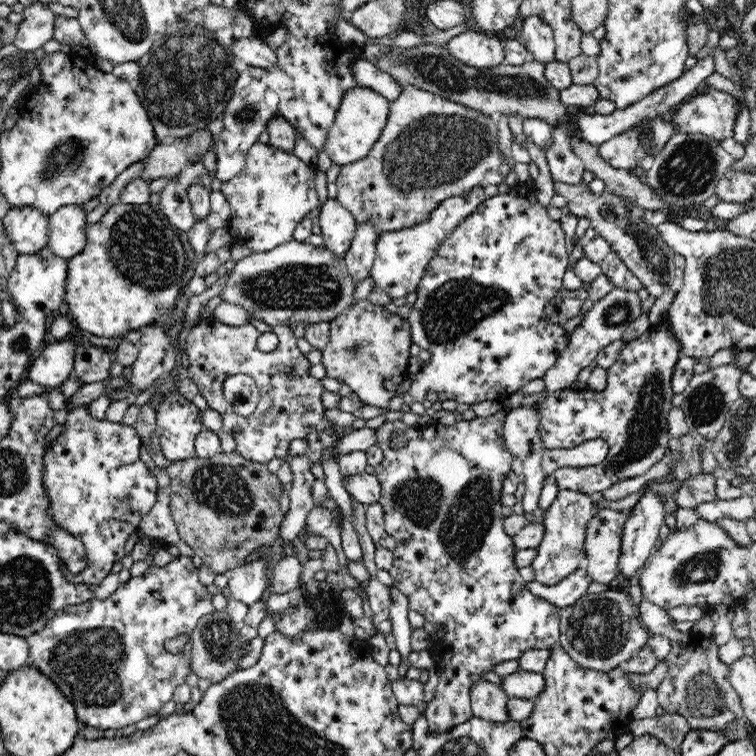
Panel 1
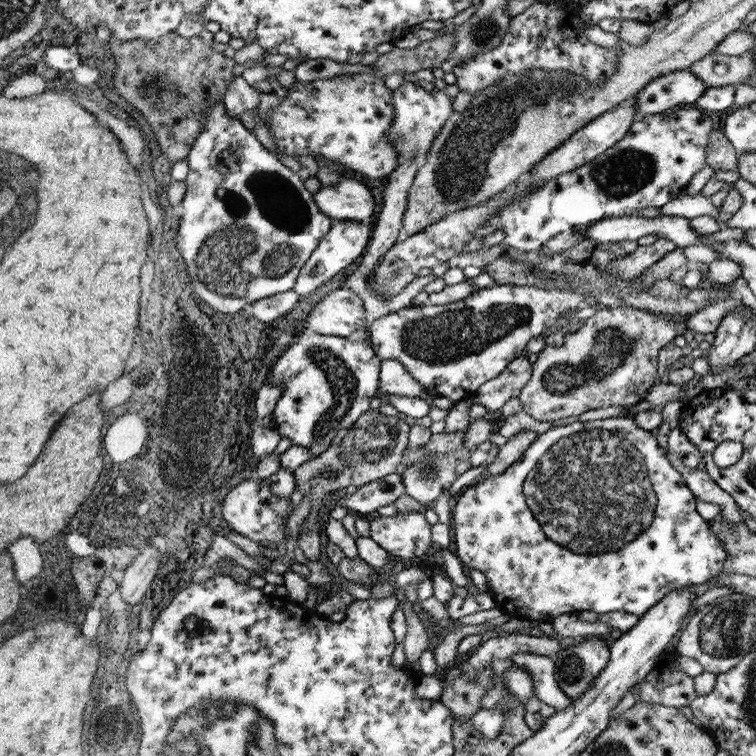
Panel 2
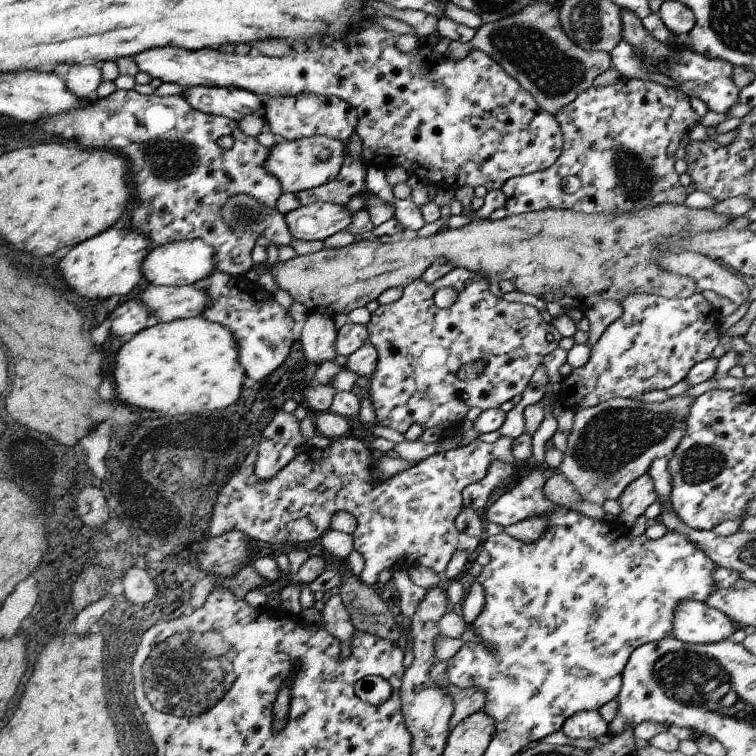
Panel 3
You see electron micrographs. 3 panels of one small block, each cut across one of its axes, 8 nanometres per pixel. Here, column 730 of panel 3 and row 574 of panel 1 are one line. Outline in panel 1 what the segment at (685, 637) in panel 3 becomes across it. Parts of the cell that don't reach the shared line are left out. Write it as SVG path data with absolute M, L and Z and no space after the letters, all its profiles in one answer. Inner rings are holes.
M644 490L644 496L635 504L626 519L621 554L616 566L618 575L626 579L634 577L638 568L643 568L644 562L654 552L658 532L666 518L662 494Z

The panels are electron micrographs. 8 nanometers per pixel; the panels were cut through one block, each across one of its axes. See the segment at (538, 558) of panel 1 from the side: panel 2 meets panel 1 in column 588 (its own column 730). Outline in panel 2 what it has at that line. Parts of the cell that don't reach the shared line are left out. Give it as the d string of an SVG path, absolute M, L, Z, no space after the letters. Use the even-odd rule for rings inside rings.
M678 426L672 428L667 436L668 460L686 481L693 495L704 502L718 504L722 518L733 525L744 525L740 508L732 496L711 479L705 467L704 457L698 448L687 439Z

